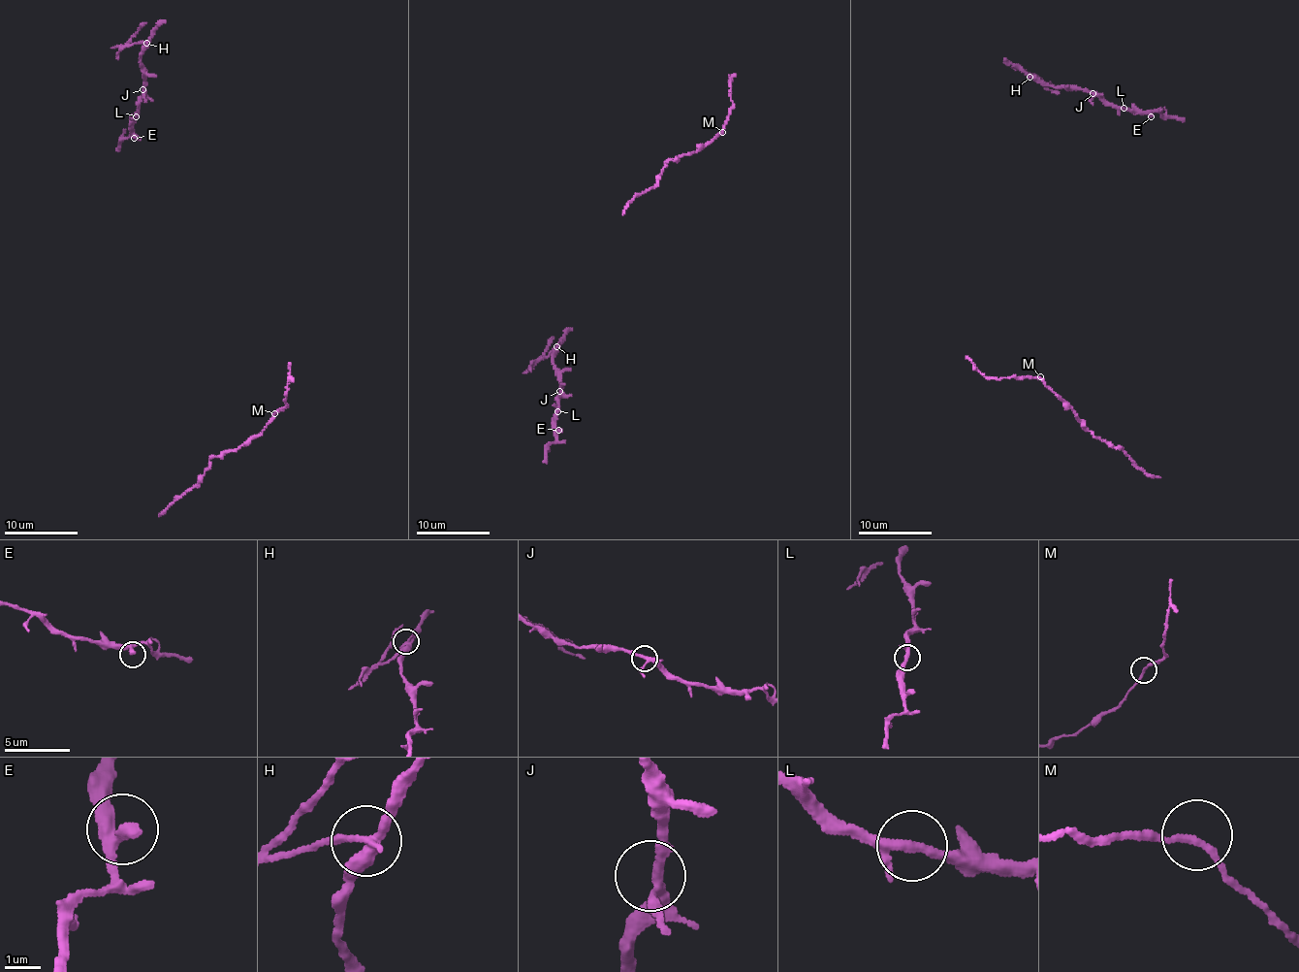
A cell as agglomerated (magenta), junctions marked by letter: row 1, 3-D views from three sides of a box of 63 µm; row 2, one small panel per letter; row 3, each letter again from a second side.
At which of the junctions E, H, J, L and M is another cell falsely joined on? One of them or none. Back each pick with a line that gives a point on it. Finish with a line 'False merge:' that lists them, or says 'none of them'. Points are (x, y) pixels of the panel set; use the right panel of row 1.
H: Place: (1029, 77)
False merge: H

